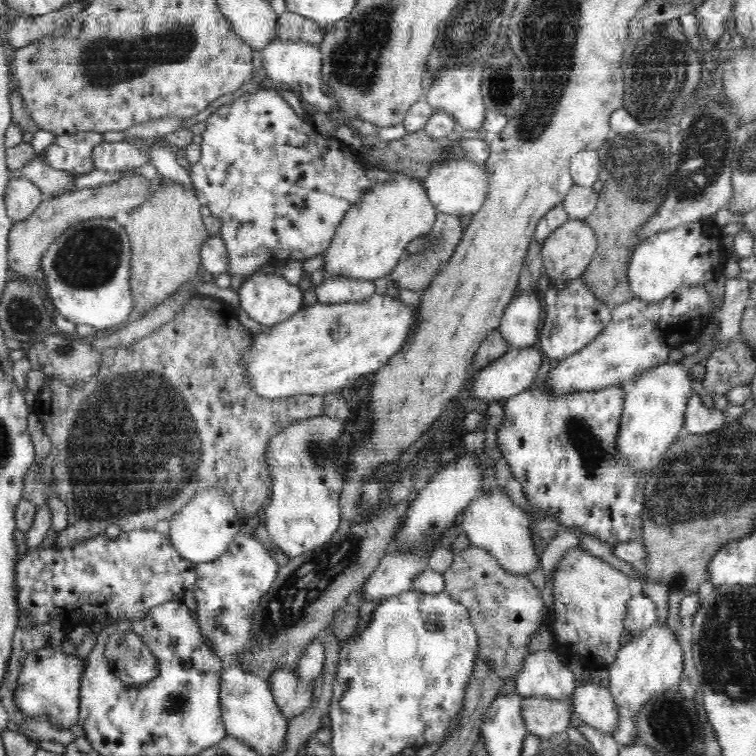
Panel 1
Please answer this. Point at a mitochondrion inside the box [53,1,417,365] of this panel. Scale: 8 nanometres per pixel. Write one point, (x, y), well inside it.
(105, 63)

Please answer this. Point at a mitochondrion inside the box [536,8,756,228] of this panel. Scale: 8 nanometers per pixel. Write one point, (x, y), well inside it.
(659, 69)

